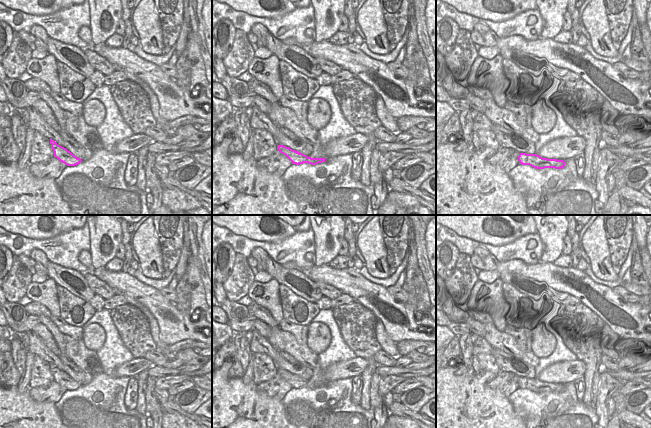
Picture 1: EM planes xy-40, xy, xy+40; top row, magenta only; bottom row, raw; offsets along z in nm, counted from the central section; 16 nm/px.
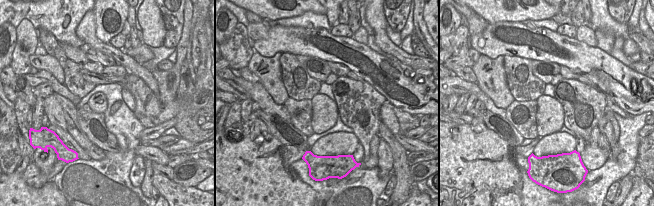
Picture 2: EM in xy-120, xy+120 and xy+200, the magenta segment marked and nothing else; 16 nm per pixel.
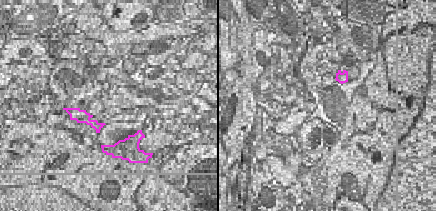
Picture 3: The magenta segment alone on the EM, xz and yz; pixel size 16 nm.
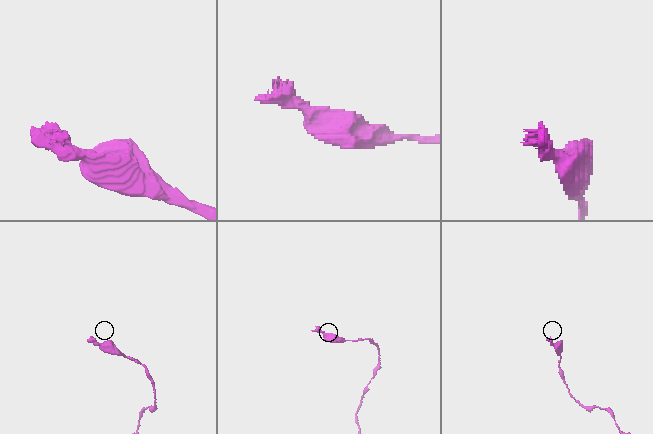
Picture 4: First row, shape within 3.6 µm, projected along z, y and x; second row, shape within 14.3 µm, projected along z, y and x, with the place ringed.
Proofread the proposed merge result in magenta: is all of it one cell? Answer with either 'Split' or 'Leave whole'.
Split.

